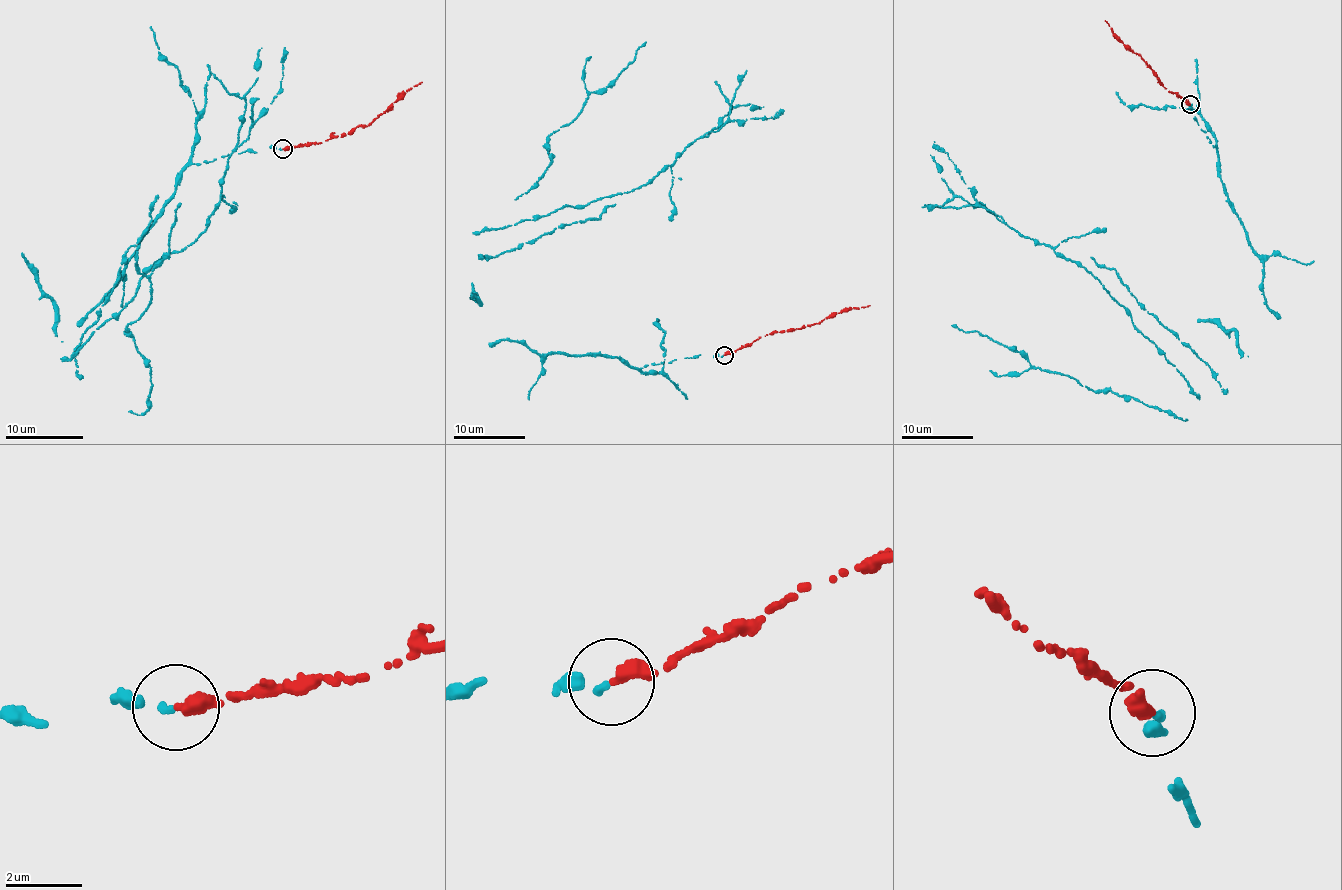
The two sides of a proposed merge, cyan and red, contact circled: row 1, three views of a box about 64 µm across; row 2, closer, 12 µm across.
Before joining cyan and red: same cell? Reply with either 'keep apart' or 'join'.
join

